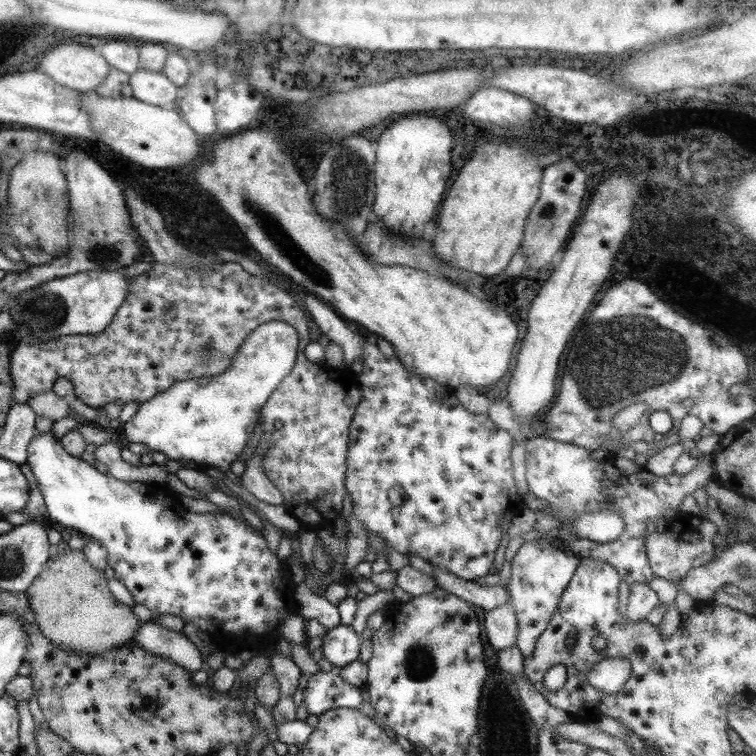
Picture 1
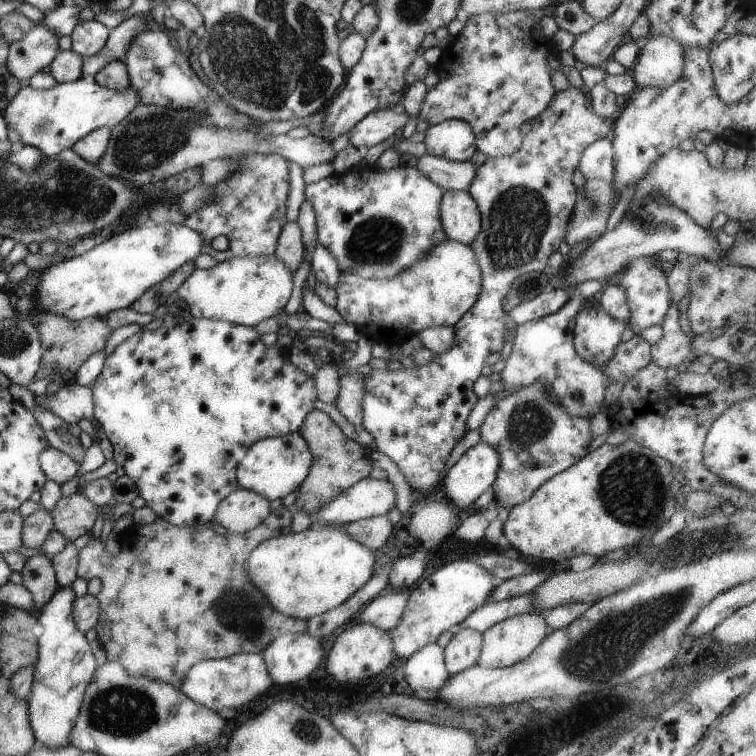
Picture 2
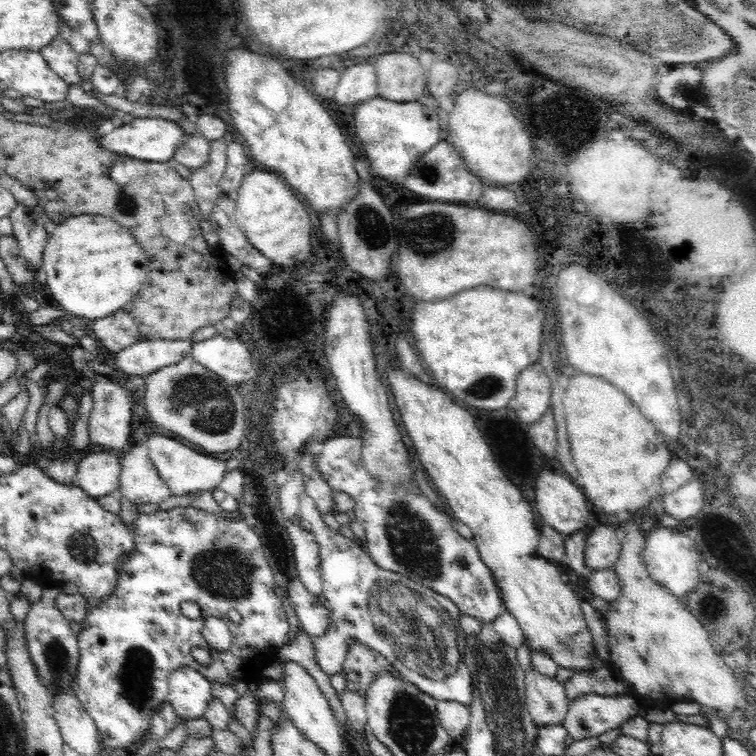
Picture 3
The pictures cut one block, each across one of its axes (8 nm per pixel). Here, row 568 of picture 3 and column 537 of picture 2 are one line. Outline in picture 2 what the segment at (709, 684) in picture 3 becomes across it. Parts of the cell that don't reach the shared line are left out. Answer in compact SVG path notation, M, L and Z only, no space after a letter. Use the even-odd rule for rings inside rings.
M538 612L522 613L505 618L483 632L483 648L477 662L487 669L511 667L530 656L544 637L549 635L549 632L550 628L545 621L544 614Z

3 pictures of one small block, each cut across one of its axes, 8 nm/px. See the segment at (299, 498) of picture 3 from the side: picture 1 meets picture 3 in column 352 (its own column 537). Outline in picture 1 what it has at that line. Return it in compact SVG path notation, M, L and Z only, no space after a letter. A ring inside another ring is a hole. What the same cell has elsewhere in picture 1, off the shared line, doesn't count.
M553 538L525 542L511 560L511 577L506 590L512 598L512 609L519 628L516 646L524 660L531 657L538 637L548 628L578 565L579 562L573 560L568 551L560 549Z

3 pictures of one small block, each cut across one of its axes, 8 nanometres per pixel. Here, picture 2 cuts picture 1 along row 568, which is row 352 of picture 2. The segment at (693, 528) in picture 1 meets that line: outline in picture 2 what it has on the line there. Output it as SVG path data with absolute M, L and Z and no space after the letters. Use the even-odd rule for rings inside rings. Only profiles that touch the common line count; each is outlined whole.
M670 305L662 325L663 337L651 346L652 361L663 369L694 361L697 358L691 349L694 333L685 334L680 329L678 305Z

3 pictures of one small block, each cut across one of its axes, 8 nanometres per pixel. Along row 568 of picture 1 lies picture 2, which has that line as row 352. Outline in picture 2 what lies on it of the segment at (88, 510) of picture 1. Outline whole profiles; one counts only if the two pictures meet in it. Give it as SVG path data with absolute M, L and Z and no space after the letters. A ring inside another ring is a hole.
M189 317L182 324L173 328L159 327L153 331L140 329L127 338L104 361L100 375L94 381L93 403L94 416L102 425L108 440L113 446L113 459L117 466L121 466L138 487L139 494L146 501L146 505L155 514L179 527L191 527L210 523L215 518L218 505L233 490L239 486L235 478L236 467L244 458L245 452L251 444L266 437L277 437L297 433L306 415L314 409L317 398L315 375L310 376L295 367L289 360L288 353L281 351L276 345L265 346L255 327L239 325L224 319L209 319Z

